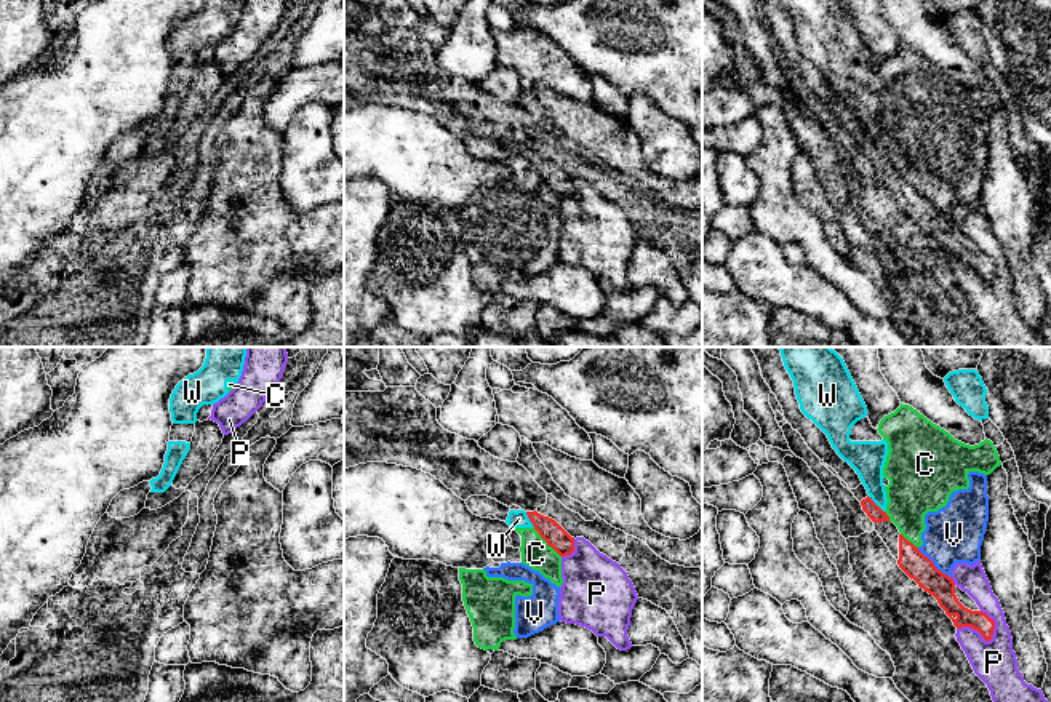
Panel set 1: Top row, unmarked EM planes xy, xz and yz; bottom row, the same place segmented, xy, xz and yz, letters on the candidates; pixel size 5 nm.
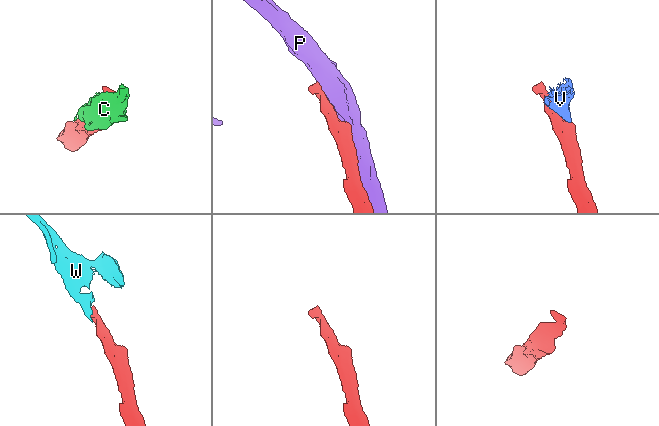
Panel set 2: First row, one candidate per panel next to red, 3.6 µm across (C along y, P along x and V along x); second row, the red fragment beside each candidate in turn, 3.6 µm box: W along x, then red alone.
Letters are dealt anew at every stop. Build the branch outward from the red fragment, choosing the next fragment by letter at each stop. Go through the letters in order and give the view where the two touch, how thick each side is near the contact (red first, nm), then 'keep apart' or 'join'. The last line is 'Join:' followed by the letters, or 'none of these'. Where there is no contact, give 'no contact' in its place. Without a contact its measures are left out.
C: meets red in xz; 110 nm thick on the red side, 150 nm on the other; keep apart
P: meets red in yz; 100 nm thick on the red side, 220 nm on the other; keep apart
V: meets red in yz; 140 nm thick on the red side, 280 nm on the other; keep apart
W: meets red in yz; 80 nm thick on the red side, 180 nm on the other; keep apart
Join: none of these

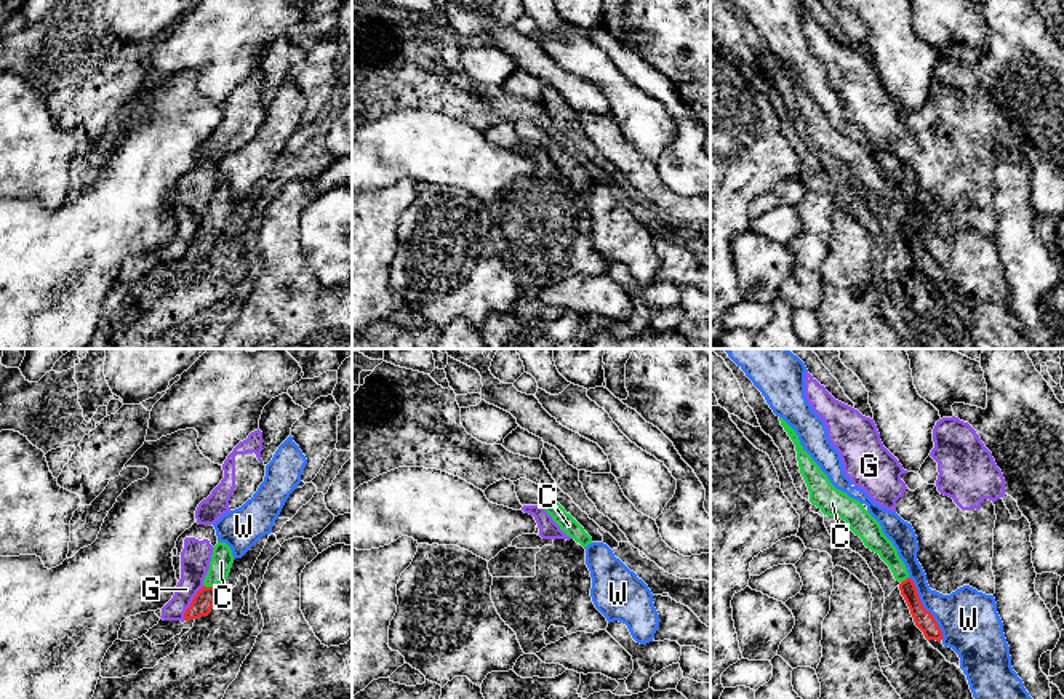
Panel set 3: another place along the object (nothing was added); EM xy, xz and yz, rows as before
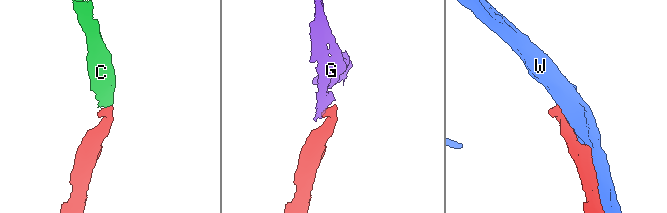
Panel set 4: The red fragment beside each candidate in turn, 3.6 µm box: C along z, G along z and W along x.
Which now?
C: meets red in xy; 110 nm thick on the red side, 110 nm on the other; join
G: meets red in xy; 110 nm thick on the red side, 150 nm on the other; keep apart
W: meets red in yz; 100 nm thick on the red side, 300 nm on the other; keep apart
Join: C

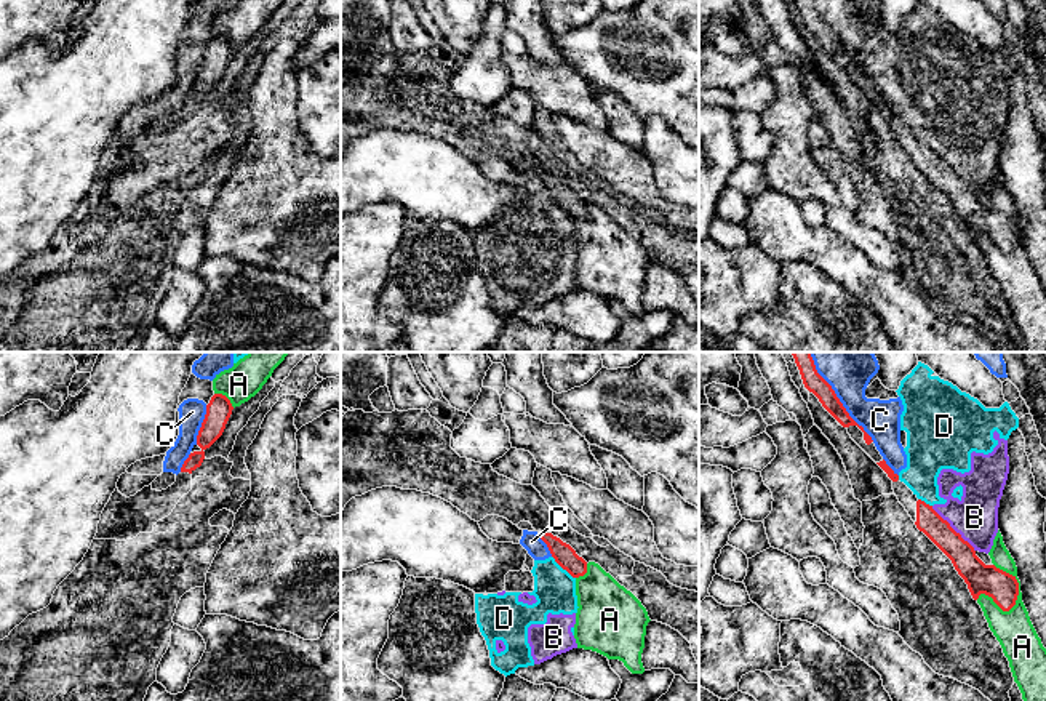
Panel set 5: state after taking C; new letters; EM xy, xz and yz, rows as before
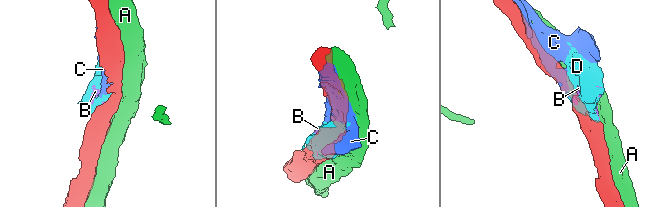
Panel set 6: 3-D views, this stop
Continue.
A: meets red in yz; 160 nm thick on the red side, 190 nm on the other; keep apart
B: meets red in yz; 140 nm thick on the red side, 220 nm on the other; keep apart
C: meets red in yz; 100 nm thick on the red side, 190 nm on the other; keep apart
D: meets red in xz; 110 nm thick on the red side, 200 nm on the other; keep apart
Join: none of these

